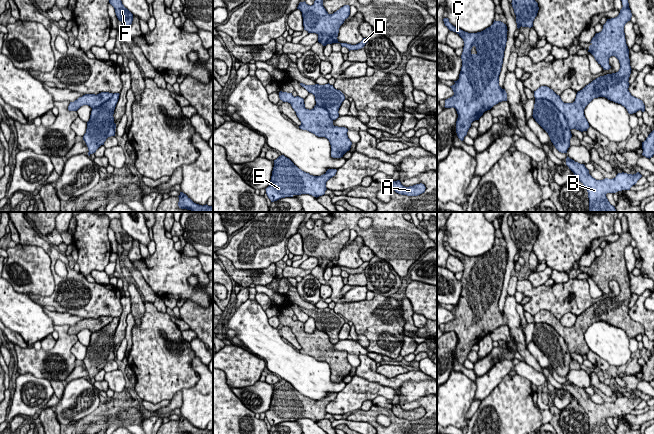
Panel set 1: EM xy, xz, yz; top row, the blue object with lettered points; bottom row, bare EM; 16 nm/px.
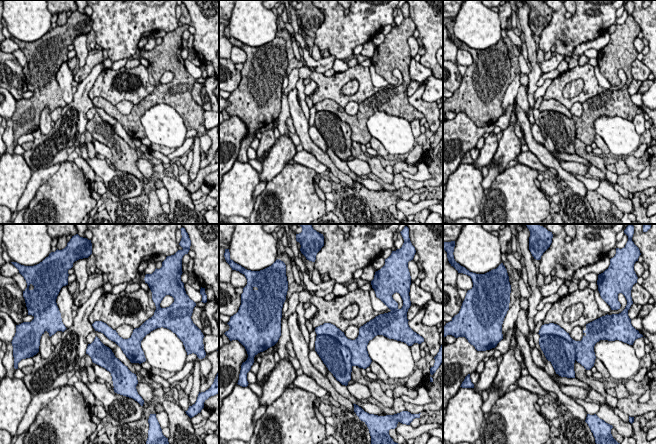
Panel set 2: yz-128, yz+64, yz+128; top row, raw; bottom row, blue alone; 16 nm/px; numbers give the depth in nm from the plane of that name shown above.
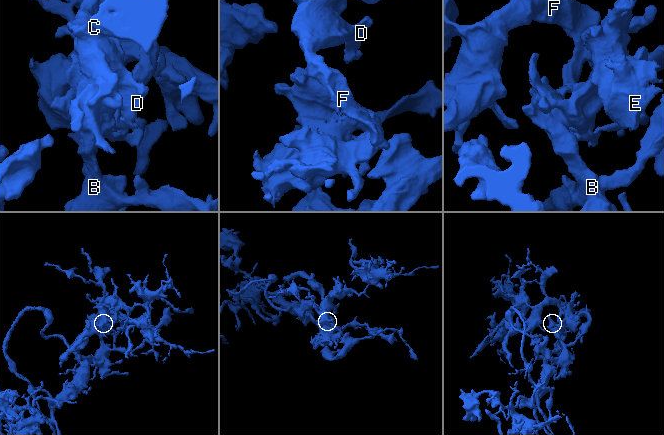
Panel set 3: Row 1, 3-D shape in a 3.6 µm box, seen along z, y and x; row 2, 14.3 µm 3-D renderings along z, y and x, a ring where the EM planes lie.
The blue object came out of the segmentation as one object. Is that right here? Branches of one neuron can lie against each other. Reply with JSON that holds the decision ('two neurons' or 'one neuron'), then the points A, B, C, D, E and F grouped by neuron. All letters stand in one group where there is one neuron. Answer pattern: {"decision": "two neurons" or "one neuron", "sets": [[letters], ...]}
{"decision": "one neuron", "sets": [["A", "B", "C", "D", "E", "F"]]}

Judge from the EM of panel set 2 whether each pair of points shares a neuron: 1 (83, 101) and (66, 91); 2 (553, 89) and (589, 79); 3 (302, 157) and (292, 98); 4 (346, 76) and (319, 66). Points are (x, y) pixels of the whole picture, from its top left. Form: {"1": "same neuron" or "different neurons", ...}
{"1": "different neurons", "2": "same neuron", "3": "different neurons", "4": "different neurons"}

